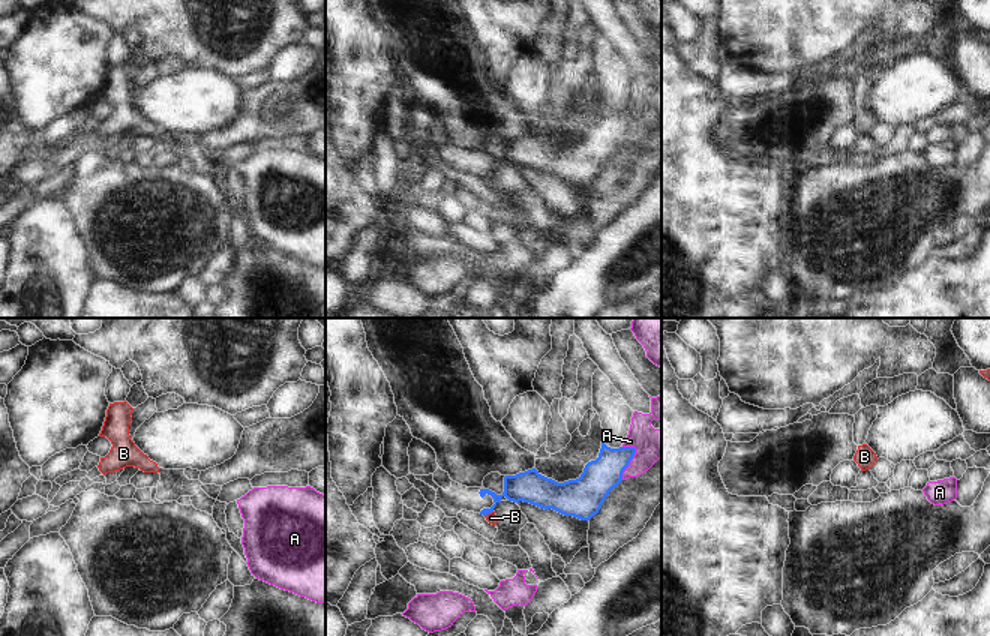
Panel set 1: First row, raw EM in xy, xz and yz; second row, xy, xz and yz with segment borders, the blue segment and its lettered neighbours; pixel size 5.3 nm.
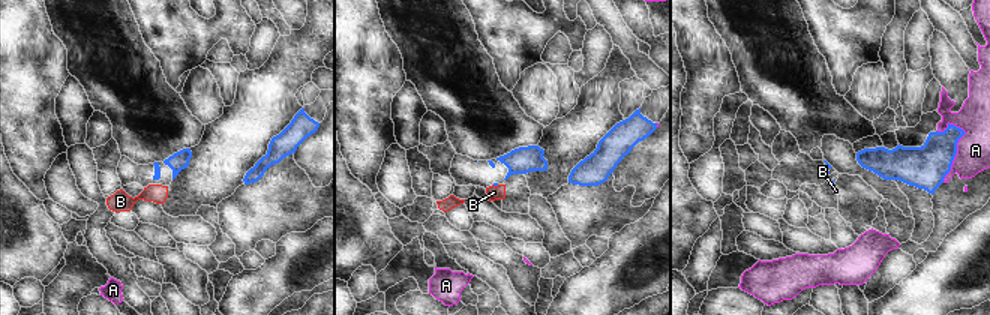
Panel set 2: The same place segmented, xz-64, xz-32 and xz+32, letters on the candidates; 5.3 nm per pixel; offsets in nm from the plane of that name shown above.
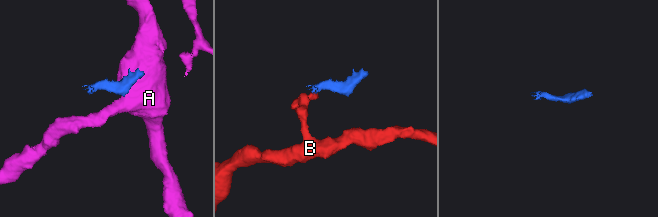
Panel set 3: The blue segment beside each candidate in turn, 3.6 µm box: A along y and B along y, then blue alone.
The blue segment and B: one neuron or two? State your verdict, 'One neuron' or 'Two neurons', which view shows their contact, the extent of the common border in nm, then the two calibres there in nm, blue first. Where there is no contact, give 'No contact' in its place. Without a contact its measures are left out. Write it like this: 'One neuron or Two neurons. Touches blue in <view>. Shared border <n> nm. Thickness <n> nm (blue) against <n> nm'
Two neurons. Touches blue in xz. Shared border 60 nm. Thickness 160 nm (blue) against 60 nm

